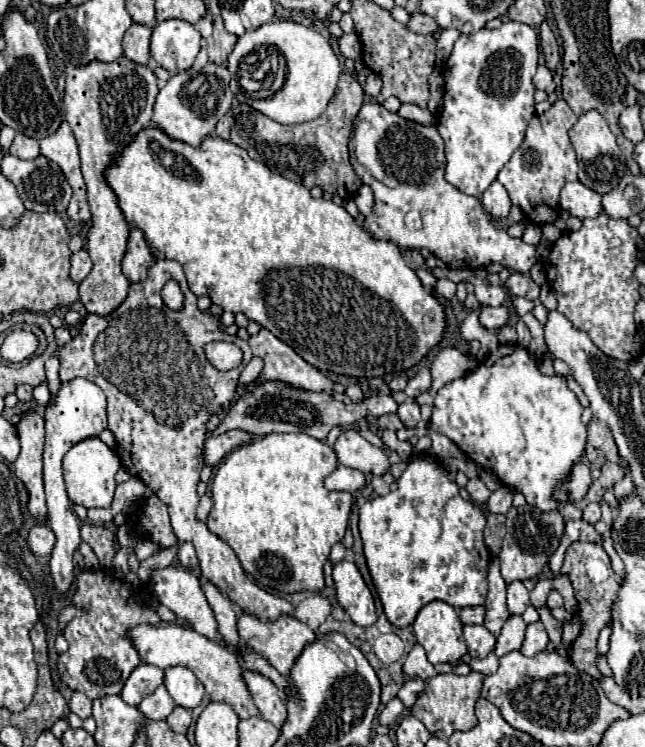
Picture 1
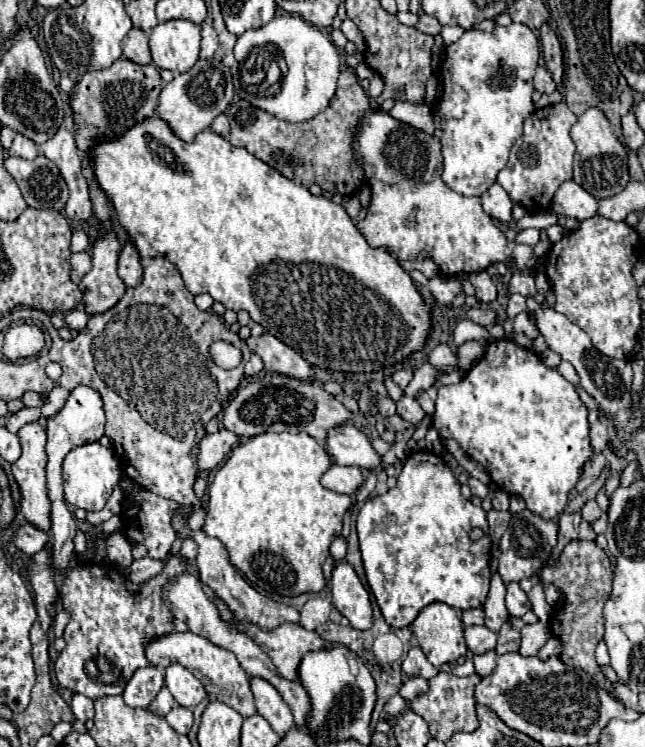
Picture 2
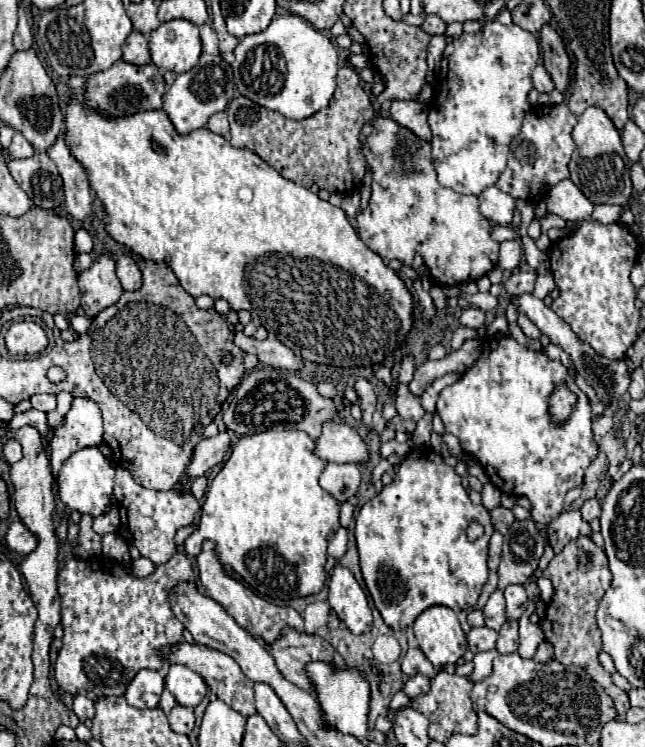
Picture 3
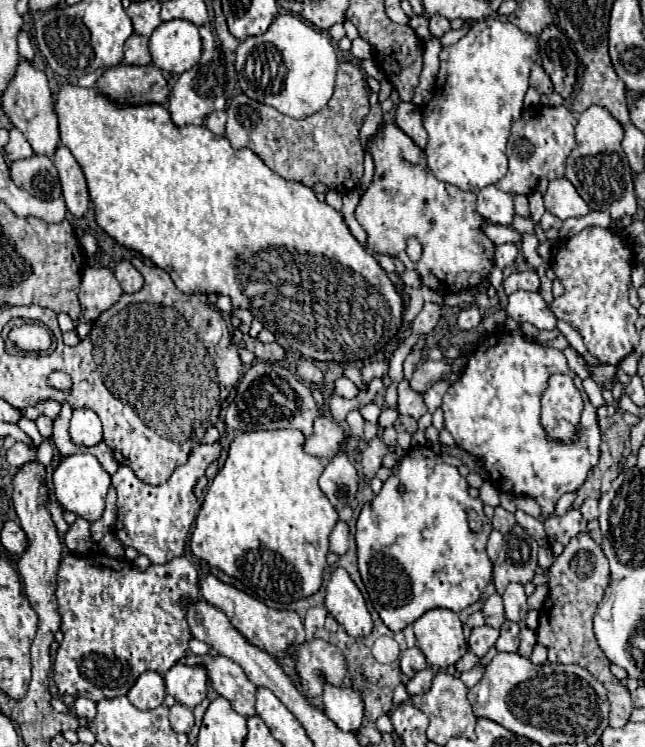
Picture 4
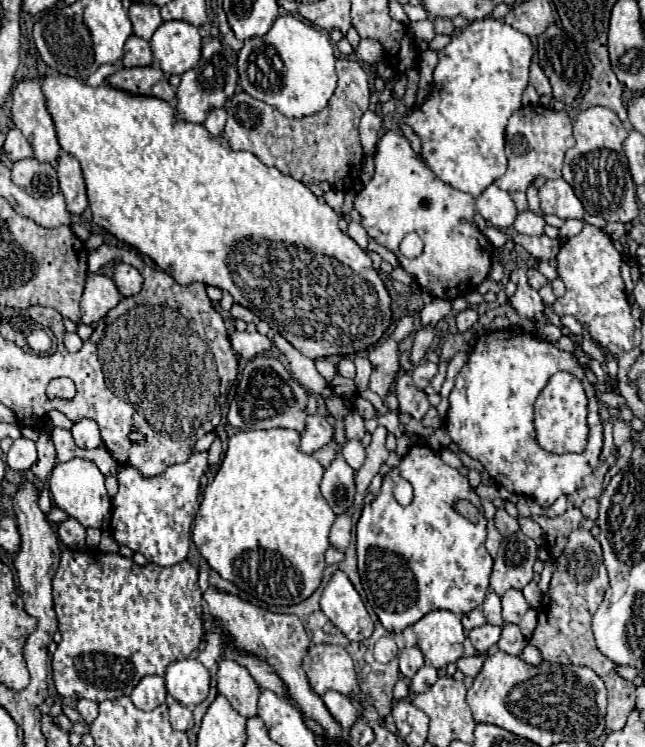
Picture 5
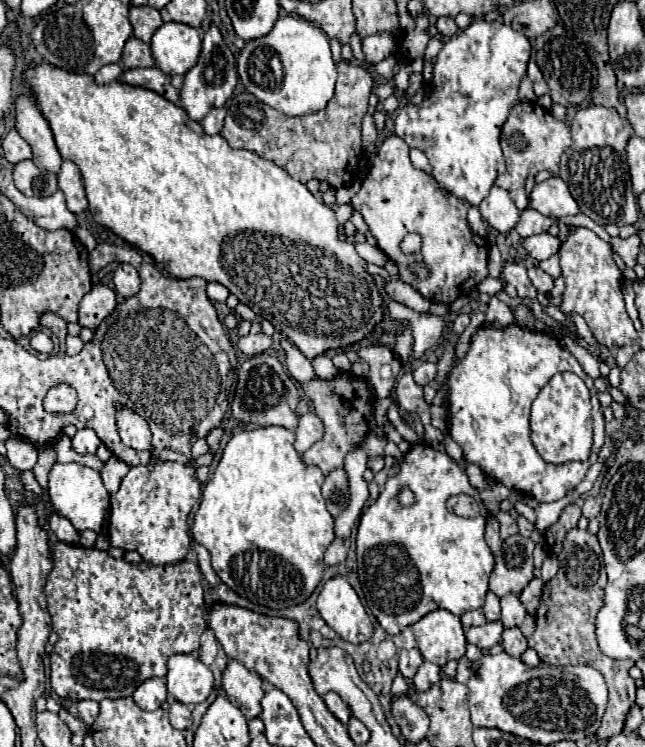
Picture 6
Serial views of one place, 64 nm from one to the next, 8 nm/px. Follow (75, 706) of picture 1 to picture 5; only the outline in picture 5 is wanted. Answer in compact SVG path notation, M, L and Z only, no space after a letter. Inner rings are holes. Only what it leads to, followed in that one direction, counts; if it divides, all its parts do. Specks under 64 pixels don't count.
M78 700L76 710L82 714L82 718L84 718L86 724L90 724L92 720L96 720L96 716L98 716L98 704L92 702L92 700Z

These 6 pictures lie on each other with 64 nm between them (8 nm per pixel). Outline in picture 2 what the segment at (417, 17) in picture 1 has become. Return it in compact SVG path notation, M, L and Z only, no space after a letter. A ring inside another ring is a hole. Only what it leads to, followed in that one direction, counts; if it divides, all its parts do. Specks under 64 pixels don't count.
M424 12L418 16L418 22L414 24L414 28L416 28L418 32L422 32L422 34L430 34L430 36L440 34L440 30L442 30L440 22L438 22L434 16L428 16L428 14L424 14Z

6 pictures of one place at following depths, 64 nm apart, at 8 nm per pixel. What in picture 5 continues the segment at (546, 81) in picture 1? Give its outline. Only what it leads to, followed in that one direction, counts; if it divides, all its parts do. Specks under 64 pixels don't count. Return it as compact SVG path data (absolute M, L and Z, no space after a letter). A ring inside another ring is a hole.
M534 60L532 66L530 66L530 84L536 88L538 94L552 94L552 88L550 88L550 82L546 78L546 74L542 72L542 68L538 66L538 62Z

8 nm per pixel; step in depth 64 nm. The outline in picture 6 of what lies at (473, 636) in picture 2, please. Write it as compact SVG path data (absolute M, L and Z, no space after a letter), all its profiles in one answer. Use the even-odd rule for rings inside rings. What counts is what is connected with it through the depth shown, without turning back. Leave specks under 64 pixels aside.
M486 622L484 626L476 626L476 628L472 626L466 632L466 640L478 646L480 650L488 650L502 640L502 630L504 630L502 622Z

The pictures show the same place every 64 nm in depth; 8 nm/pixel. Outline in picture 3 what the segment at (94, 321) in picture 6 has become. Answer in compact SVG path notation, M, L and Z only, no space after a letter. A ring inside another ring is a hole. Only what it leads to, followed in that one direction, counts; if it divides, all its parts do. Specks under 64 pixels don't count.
M100 254L94 264L78 276L78 286L82 290L82 308L92 318L116 304L124 292L114 272L114 258L106 254Z

